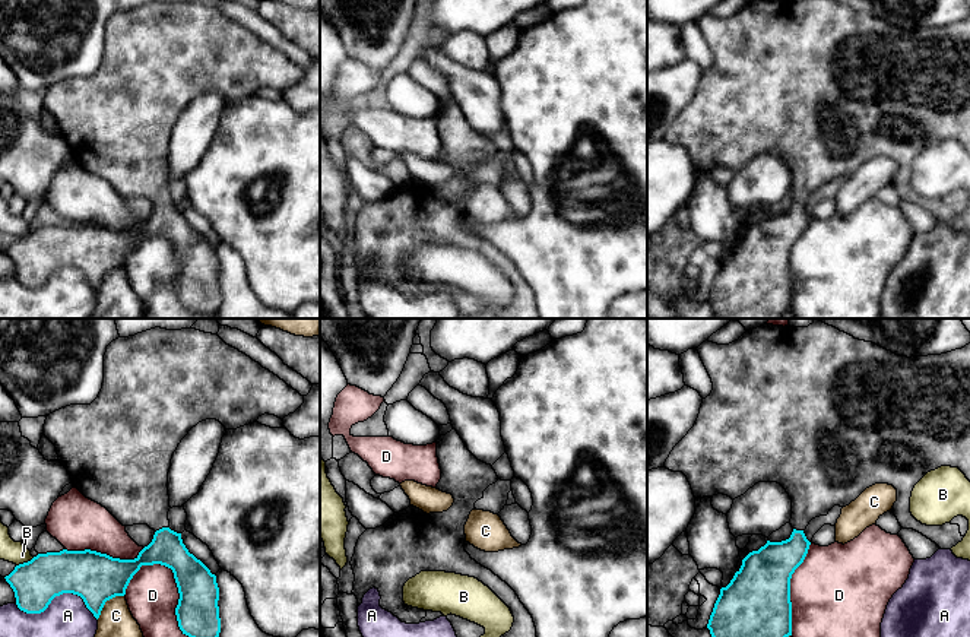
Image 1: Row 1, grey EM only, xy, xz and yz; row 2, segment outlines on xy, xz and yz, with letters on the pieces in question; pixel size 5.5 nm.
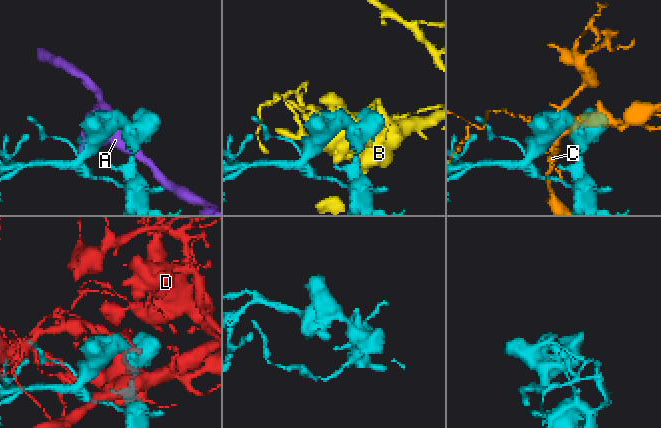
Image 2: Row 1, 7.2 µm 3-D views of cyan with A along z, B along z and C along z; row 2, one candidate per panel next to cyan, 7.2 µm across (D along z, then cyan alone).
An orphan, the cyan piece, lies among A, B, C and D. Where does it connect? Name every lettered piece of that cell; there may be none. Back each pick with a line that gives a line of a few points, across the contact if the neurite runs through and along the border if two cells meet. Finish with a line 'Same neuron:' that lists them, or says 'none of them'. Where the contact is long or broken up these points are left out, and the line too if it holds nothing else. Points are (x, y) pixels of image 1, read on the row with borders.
Same neuron: none of them

